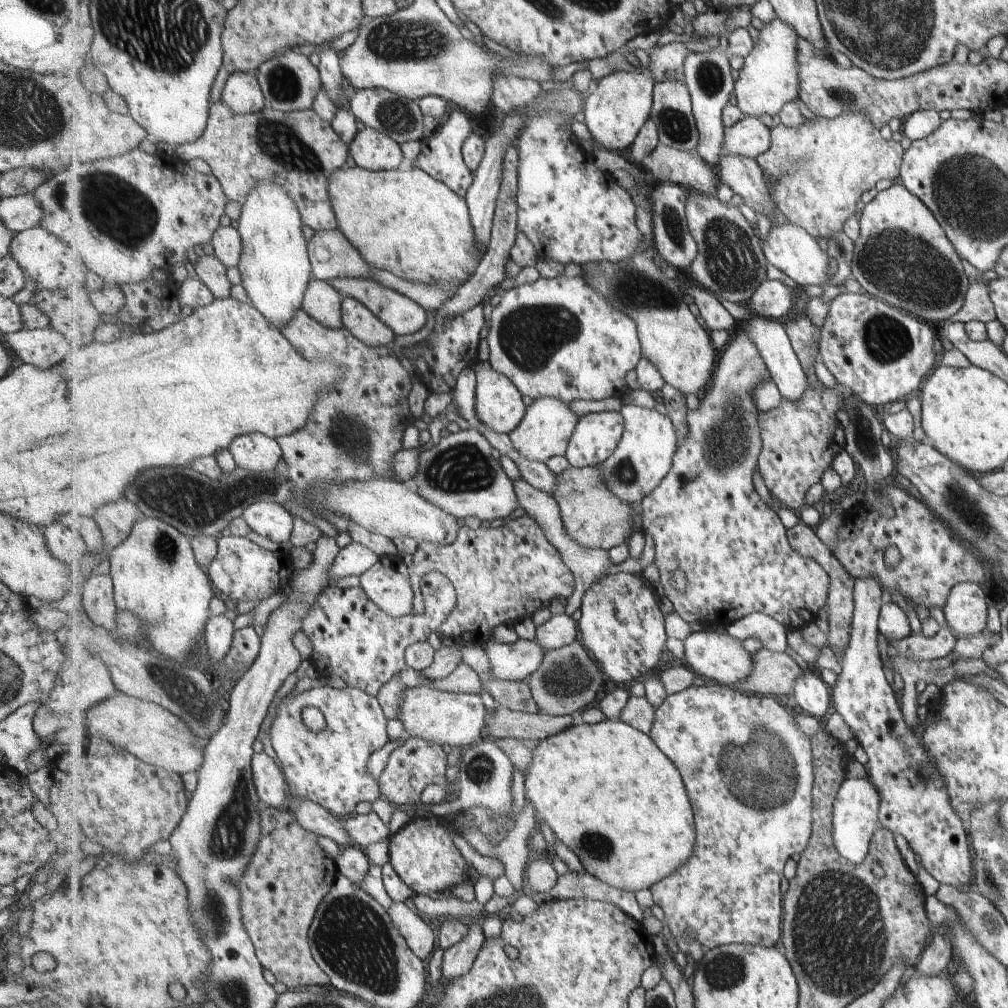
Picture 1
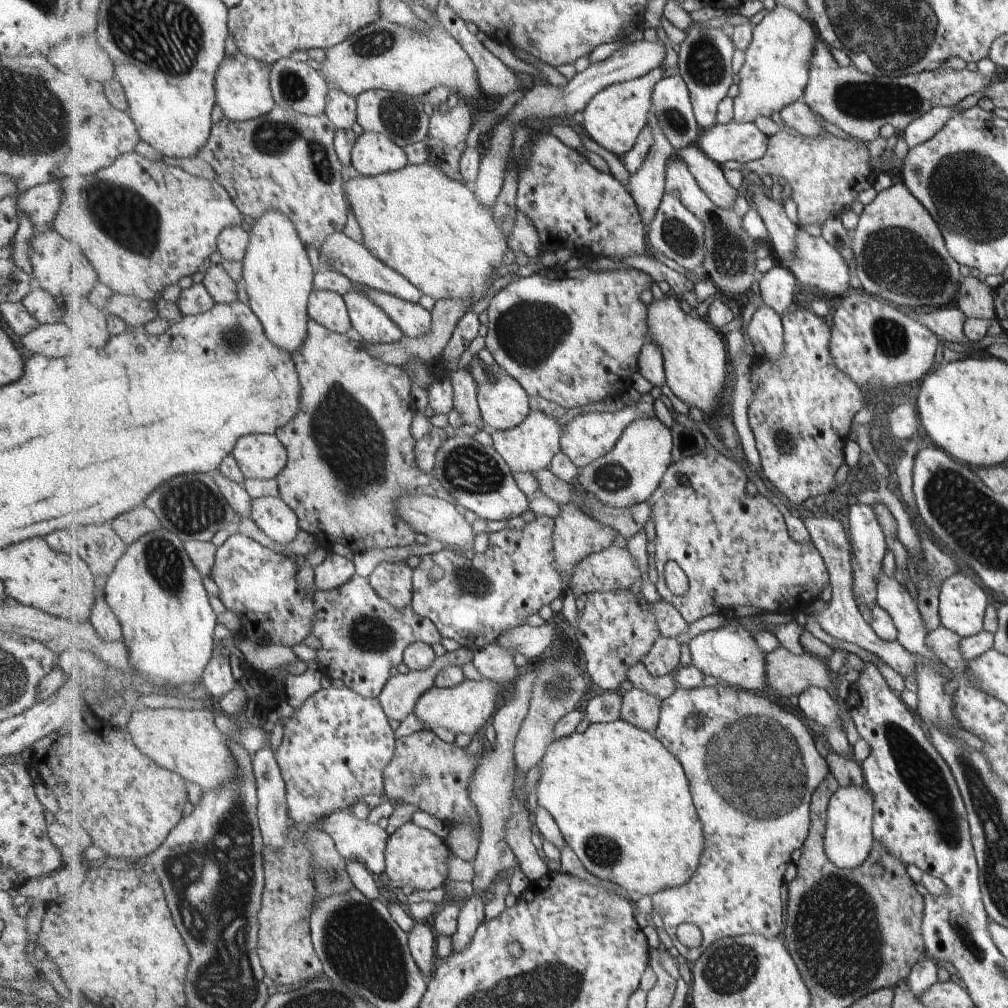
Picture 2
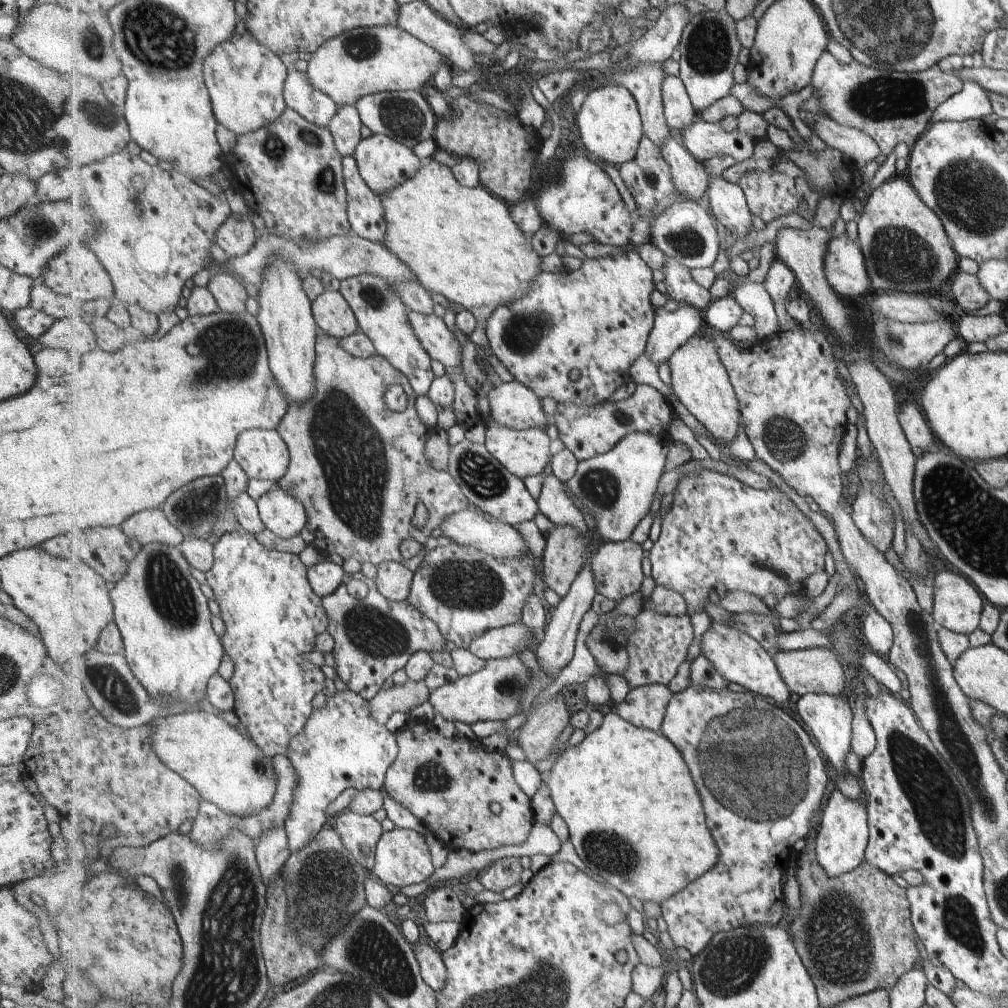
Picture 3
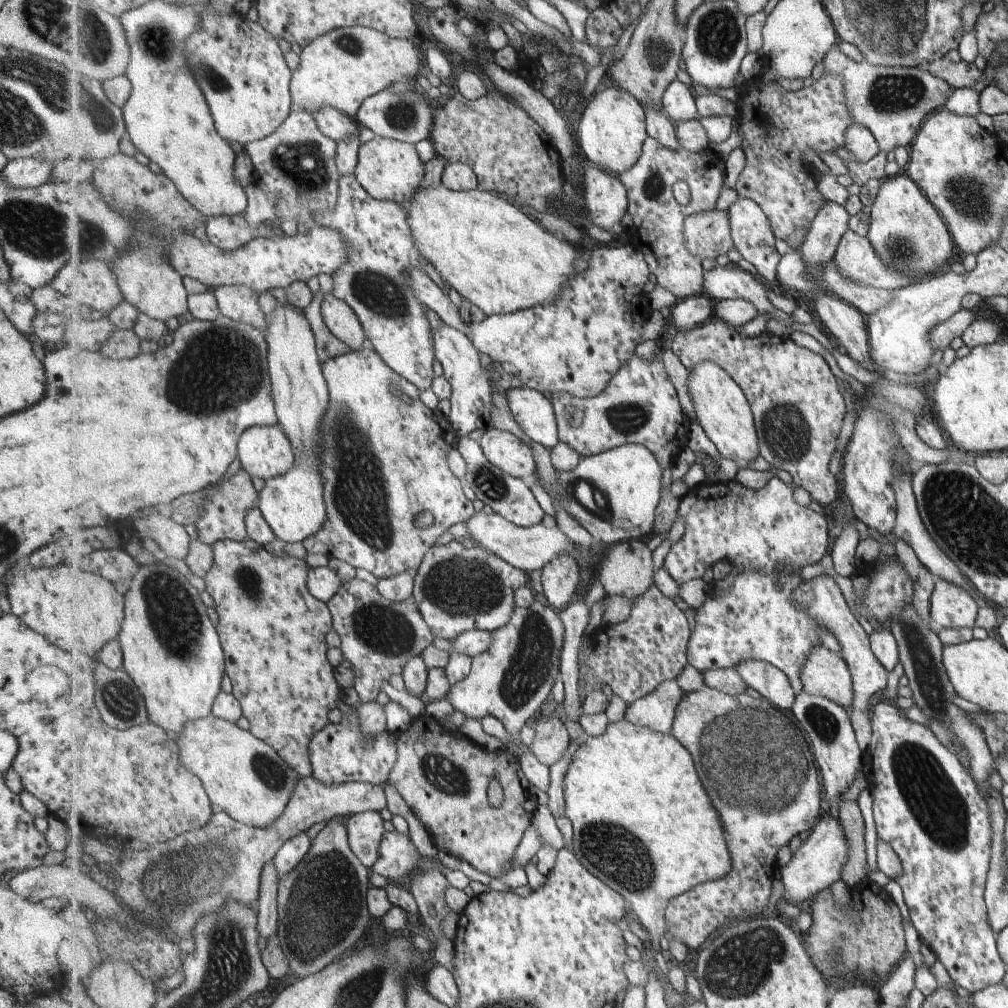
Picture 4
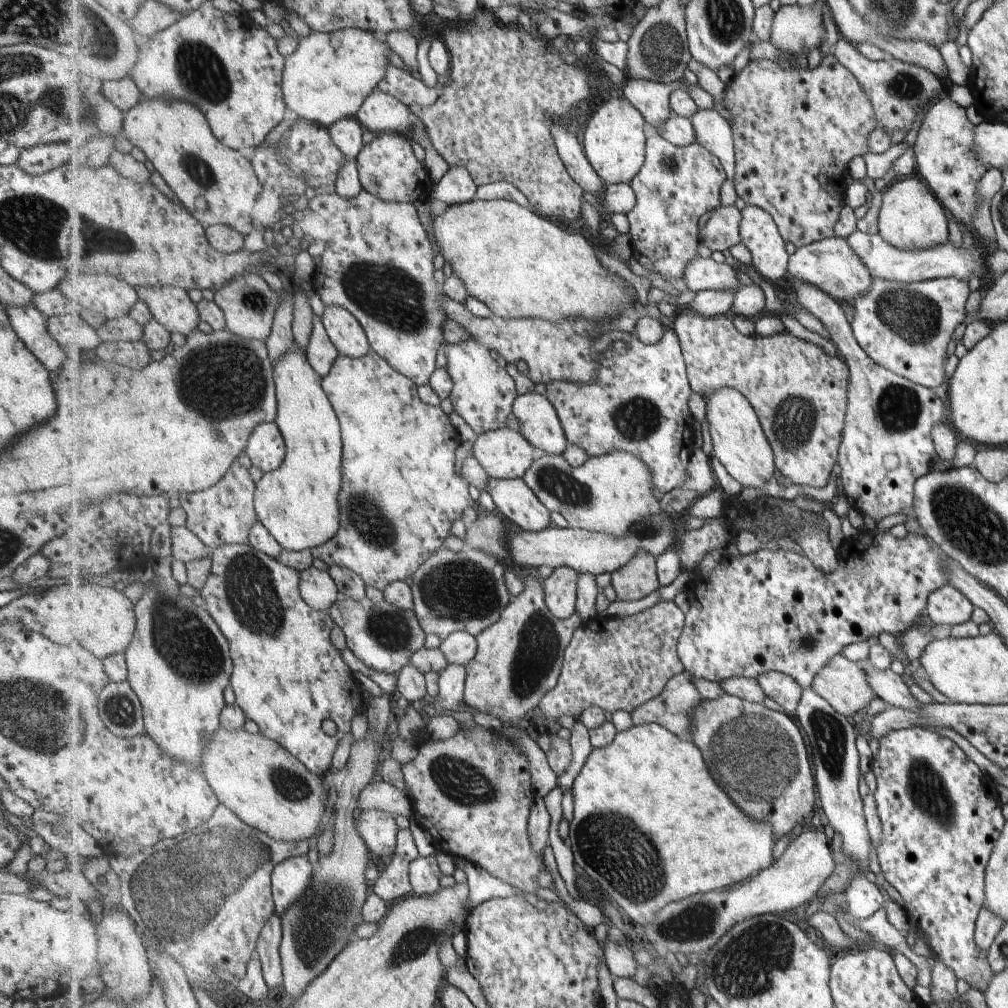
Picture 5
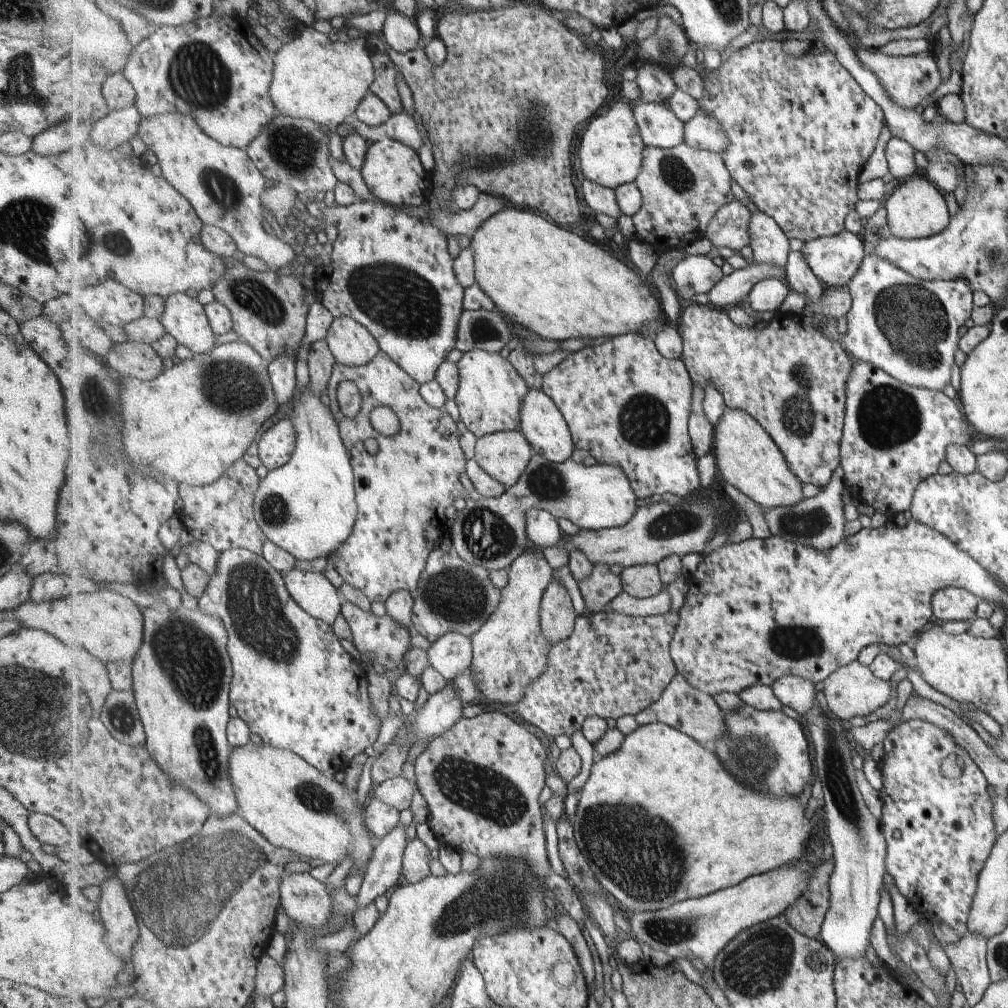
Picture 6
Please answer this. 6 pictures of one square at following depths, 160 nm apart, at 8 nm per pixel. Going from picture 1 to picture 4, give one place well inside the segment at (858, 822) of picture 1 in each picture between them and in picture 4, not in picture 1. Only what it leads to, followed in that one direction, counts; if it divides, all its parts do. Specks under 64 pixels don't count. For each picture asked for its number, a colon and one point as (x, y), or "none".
2: (849, 841)
3: (843, 838)
4: (820, 860)

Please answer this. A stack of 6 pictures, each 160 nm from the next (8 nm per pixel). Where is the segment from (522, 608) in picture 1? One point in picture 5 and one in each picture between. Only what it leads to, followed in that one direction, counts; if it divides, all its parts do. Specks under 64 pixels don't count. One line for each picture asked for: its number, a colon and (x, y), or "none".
2: (473, 598)
3: (467, 592)
4: (459, 589)
5: (466, 591)

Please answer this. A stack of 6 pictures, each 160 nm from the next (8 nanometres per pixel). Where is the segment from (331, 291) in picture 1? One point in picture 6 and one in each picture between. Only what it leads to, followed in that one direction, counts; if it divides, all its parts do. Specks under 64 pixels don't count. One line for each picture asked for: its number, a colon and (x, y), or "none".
2: (328, 308)
3: (334, 315)
4: (342, 319)
5: (348, 335)
6: (353, 344)

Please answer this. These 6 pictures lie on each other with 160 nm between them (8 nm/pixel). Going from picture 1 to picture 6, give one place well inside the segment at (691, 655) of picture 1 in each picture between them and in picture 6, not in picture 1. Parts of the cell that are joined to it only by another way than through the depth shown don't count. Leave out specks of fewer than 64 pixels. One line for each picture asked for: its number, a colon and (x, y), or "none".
2: (730, 653)
3: (736, 655)
4: (772, 682)
5: (785, 690)
6: (798, 693)

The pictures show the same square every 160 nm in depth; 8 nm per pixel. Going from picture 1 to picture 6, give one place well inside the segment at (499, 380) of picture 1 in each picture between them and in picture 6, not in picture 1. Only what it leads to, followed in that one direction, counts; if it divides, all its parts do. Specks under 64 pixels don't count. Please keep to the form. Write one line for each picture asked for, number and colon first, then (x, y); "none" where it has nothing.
2: (504, 403)
3: (513, 404)
4: (534, 413)
5: (539, 423)
6: (541, 421)

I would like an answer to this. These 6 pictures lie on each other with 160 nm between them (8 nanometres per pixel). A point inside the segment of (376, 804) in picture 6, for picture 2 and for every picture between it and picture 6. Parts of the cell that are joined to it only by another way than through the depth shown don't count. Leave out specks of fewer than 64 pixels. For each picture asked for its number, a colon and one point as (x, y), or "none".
2: (358, 840)
3: (360, 833)
4: (365, 830)
5: (378, 828)

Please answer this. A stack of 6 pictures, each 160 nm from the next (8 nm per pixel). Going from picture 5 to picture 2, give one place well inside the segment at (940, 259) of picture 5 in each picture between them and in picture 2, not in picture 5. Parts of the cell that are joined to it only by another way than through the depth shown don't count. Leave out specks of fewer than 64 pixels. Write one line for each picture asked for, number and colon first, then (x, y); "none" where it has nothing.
2: (817, 264)
3: (845, 265)
4: (856, 257)

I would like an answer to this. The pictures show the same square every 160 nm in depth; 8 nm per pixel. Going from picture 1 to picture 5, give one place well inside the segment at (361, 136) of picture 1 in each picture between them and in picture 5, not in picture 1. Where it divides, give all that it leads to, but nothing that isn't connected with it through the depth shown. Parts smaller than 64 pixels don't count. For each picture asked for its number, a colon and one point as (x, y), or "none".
2: (373, 154)
3: (384, 163)
4: (391, 170)
5: (388, 167)

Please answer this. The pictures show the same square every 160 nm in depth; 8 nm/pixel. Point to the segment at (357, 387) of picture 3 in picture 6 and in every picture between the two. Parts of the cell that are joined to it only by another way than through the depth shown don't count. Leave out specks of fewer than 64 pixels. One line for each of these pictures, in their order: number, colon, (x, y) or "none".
4: (383, 461)
5: (401, 493)
6: (403, 491)

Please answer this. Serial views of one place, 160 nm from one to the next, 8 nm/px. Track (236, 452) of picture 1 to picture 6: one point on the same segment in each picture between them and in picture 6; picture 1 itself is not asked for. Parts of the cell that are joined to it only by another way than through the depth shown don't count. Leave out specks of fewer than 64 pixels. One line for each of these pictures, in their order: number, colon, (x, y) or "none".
2: (261, 456)
3: (263, 453)
4: (265, 452)
5: (267, 450)
6: (276, 445)

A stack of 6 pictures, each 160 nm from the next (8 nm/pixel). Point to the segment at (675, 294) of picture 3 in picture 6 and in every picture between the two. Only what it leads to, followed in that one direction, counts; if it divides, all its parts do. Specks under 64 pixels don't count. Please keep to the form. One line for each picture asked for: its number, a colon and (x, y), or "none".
4: (658, 217)
5: (677, 185)
6: (683, 187)

